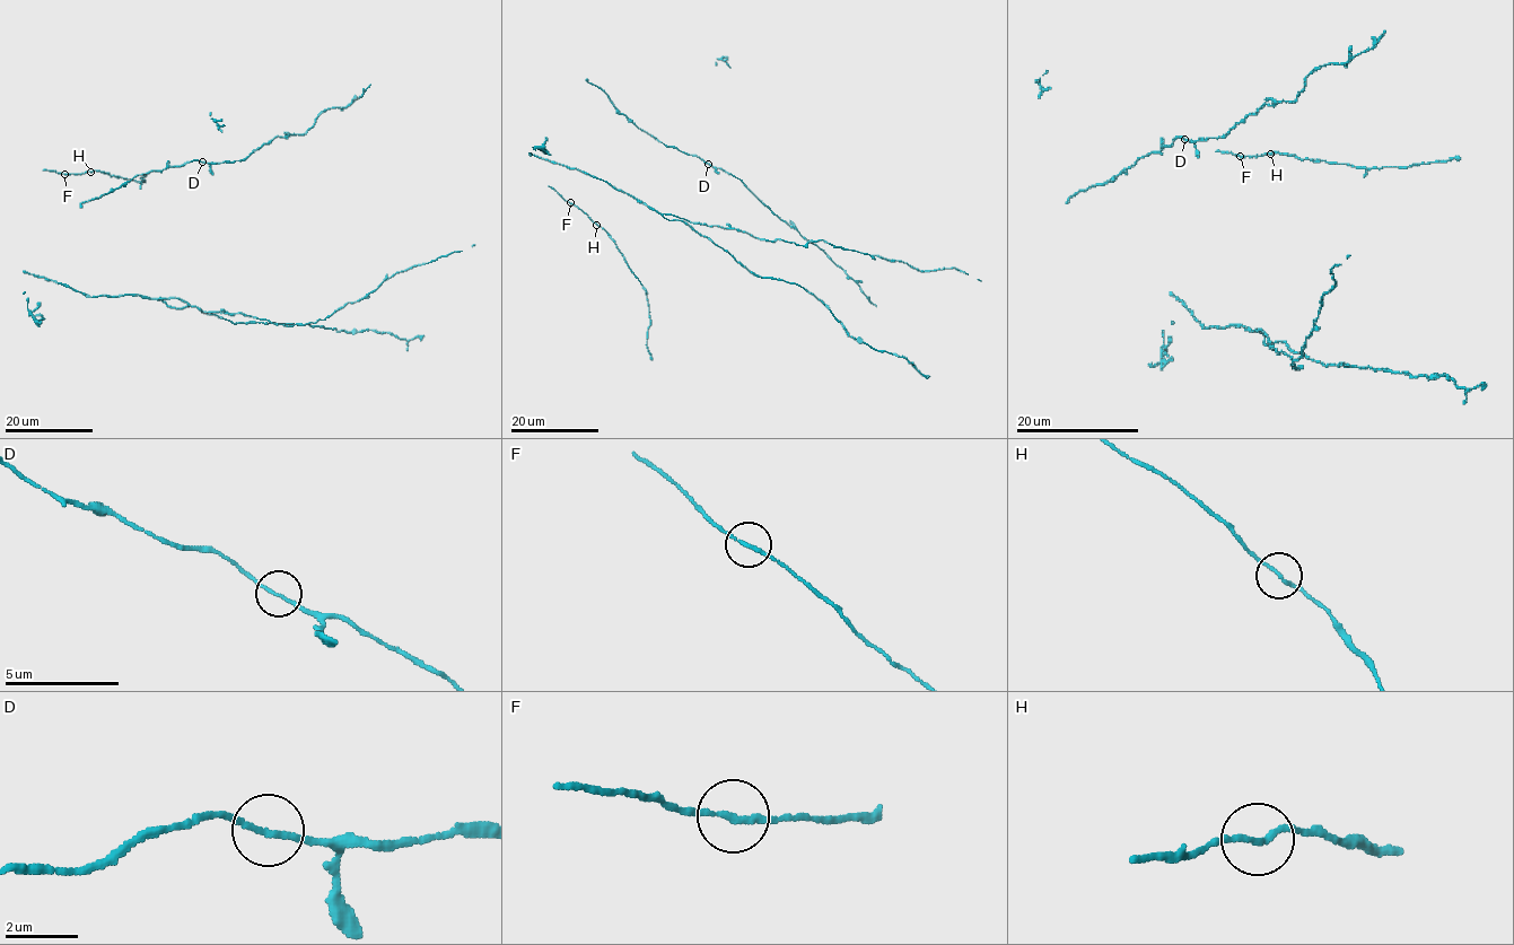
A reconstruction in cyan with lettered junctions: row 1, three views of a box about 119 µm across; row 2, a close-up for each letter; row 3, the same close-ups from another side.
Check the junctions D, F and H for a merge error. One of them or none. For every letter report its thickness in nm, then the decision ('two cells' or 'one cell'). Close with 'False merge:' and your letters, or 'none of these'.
D: 140 nm | one cell
F: 160 nm | one cell
H: 140 nm | two cells
False merge: H

